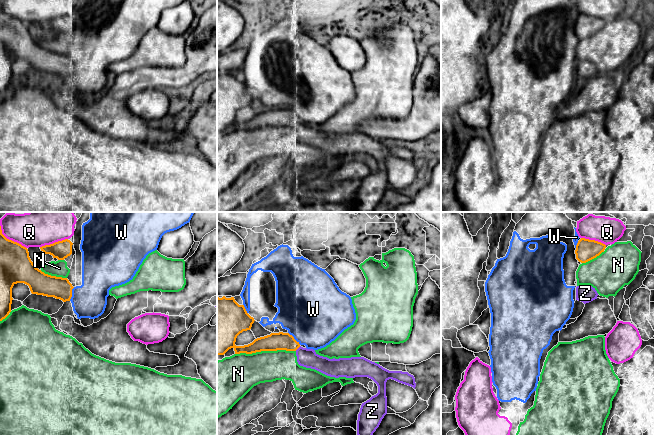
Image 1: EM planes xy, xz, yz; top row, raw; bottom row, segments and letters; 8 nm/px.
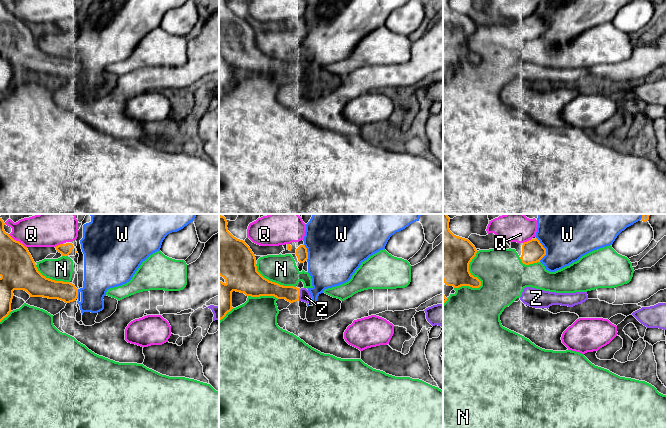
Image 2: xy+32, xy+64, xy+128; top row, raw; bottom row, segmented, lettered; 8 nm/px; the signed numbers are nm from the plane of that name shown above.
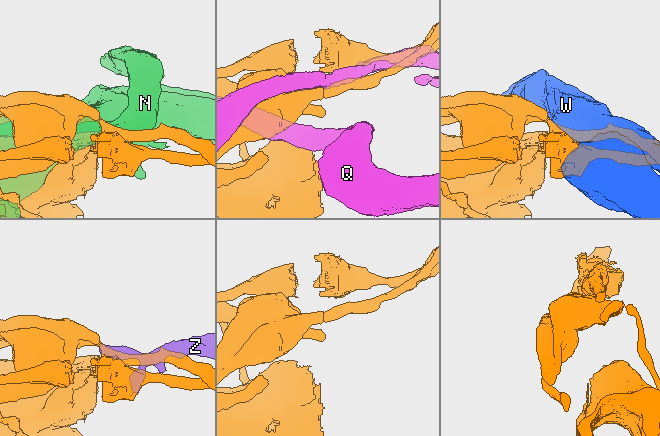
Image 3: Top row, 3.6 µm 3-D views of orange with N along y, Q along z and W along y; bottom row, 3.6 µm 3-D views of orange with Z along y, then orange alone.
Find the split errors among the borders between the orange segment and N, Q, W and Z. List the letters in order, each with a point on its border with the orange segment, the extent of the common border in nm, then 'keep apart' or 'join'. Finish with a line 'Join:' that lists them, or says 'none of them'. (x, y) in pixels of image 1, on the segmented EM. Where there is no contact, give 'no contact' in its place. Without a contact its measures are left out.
N: xz (265, 350) | 480 nm | keep apart
Q: xy (10, 240) | 280 nm | keep apart
W: xz (293, 338) | 140 nm | keep apart
Z: xz (297, 348) | 60 nm | join
Join: Z

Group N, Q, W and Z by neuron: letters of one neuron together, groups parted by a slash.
N / Q / W / Z

